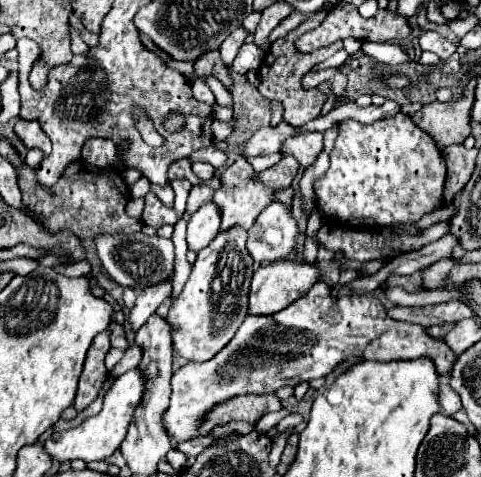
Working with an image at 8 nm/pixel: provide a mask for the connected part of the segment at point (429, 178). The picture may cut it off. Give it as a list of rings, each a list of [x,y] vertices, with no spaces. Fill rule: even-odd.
[[[403,112],[391,118],[377,120],[373,124],[343,120],[339,124],[339,130],[339,138],[331,152],[331,166],[315,182],[317,208],[321,216],[331,222],[341,222],[343,226],[383,226],[397,234],[419,236],[423,230],[419,230],[415,222],[421,220],[421,216],[431,214],[445,204],[443,192],[447,180],[447,164],[435,140],[427,132],[417,128],[411,116]]]

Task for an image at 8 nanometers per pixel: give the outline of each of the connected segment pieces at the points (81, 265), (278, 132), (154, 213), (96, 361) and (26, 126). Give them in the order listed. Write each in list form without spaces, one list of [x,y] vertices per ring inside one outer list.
[[[82,260],[75,264],[71,264],[65,267],[65,265],[57,266],[55,269],[62,274],[69,277],[77,277],[82,275],[89,275],[91,265],[86,261]]]
[[[279,122],[277,126],[267,126],[257,130],[243,150],[243,156],[261,156],[261,154],[277,154],[287,138],[295,136],[297,128],[287,122]]]
[[[153,192],[145,196],[145,208],[143,208],[143,222],[153,228],[161,228],[165,224],[175,224],[177,214],[173,208],[167,208],[163,202],[159,201]]]
[[[107,328],[95,336],[95,340],[87,352],[85,368],[79,378],[79,390],[77,390],[75,404],[73,404],[79,412],[83,408],[87,408],[97,398],[101,384],[107,380],[105,354],[109,352],[109,348],[111,348],[111,330]]]
[[[21,120],[15,126],[15,132],[25,142],[27,148],[41,148],[45,154],[51,152],[51,140],[45,136],[45,132],[37,120]]]

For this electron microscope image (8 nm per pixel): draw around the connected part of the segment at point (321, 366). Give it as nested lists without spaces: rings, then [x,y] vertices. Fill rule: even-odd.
[[[317,282],[281,312],[269,316],[247,314],[233,340],[211,360],[189,362],[179,368],[171,378],[171,402],[161,422],[171,442],[181,444],[199,436],[199,428],[217,404],[243,394],[269,394],[281,386],[295,388],[299,382],[323,378],[351,354],[381,362],[429,356],[441,376],[451,374],[457,362],[457,354],[443,340],[429,336],[419,324],[389,318],[385,306],[375,296],[349,294],[333,302],[331,286]]]

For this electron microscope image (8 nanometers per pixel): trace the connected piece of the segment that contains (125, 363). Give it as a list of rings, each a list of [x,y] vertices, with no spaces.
[[[133,344],[127,352],[125,352],[125,356],[121,358],[121,362],[109,372],[111,376],[121,376],[121,374],[125,374],[127,370],[131,370],[131,368],[137,368],[139,366],[139,362],[141,362],[141,356],[143,356],[143,350],[141,350],[141,346],[139,344]]]

